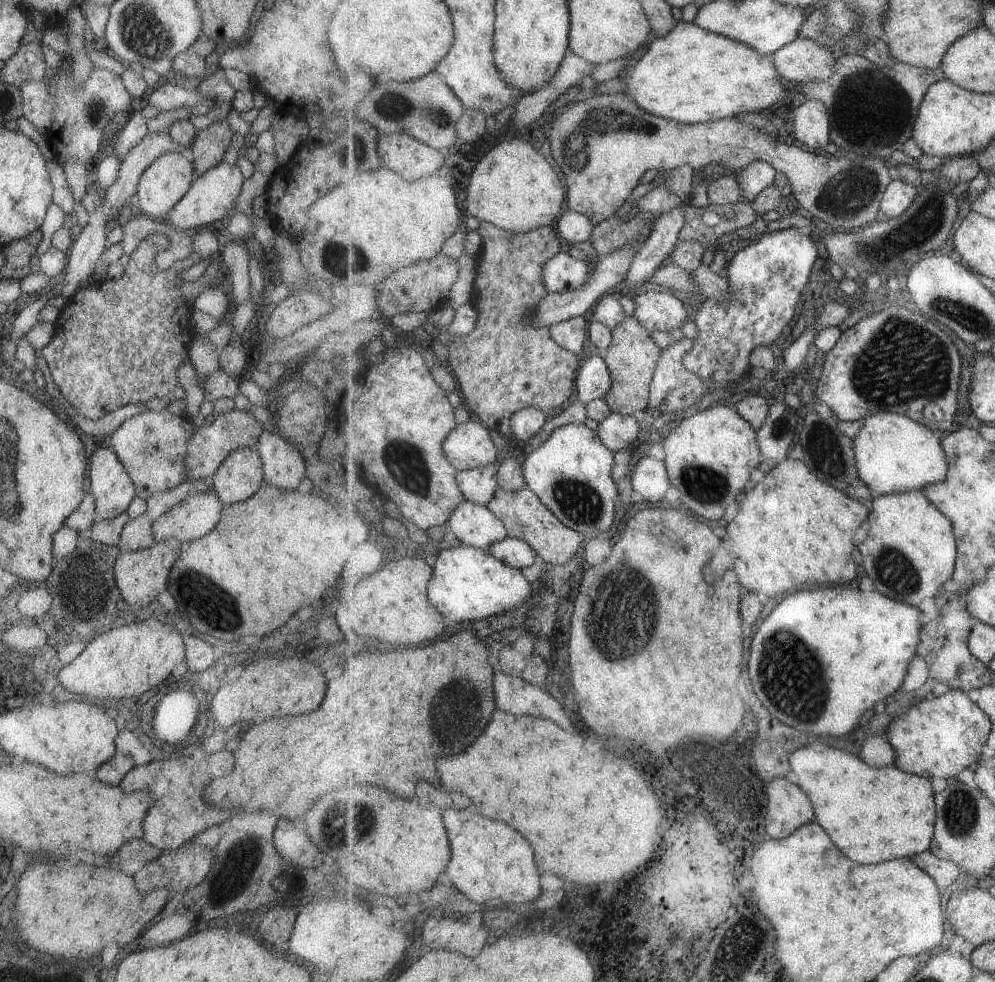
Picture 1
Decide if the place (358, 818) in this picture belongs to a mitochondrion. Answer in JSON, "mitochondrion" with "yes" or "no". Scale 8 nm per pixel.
{"mitochondrion":"yes"}

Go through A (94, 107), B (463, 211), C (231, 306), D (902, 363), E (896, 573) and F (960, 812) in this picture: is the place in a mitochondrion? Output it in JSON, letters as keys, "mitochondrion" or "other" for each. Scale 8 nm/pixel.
{"A":"mitochondrion","B":"other","C":"other","D":"mitochondrion","E":"mitochondrion","F":"mitochondrion"}

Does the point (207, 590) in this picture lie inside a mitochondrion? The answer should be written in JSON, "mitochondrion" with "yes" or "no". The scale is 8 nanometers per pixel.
{"mitochondrion":"yes"}

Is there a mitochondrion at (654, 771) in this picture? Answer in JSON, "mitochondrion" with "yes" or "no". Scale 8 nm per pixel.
{"mitochondrion":"no"}

